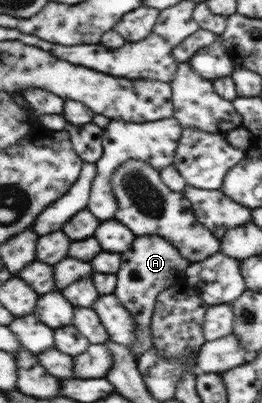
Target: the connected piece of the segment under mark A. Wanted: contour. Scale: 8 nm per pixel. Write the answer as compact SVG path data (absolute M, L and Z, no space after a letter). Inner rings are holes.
M158 235L136 236L134 243L130 244L130 249L126 249L121 257L122 265L120 271L115 274L117 284L113 294L134 318L138 341L128 348L135 359L138 359L147 349L153 347L150 325L158 294L174 285L178 276L185 272L191 262L182 257L169 241Z

